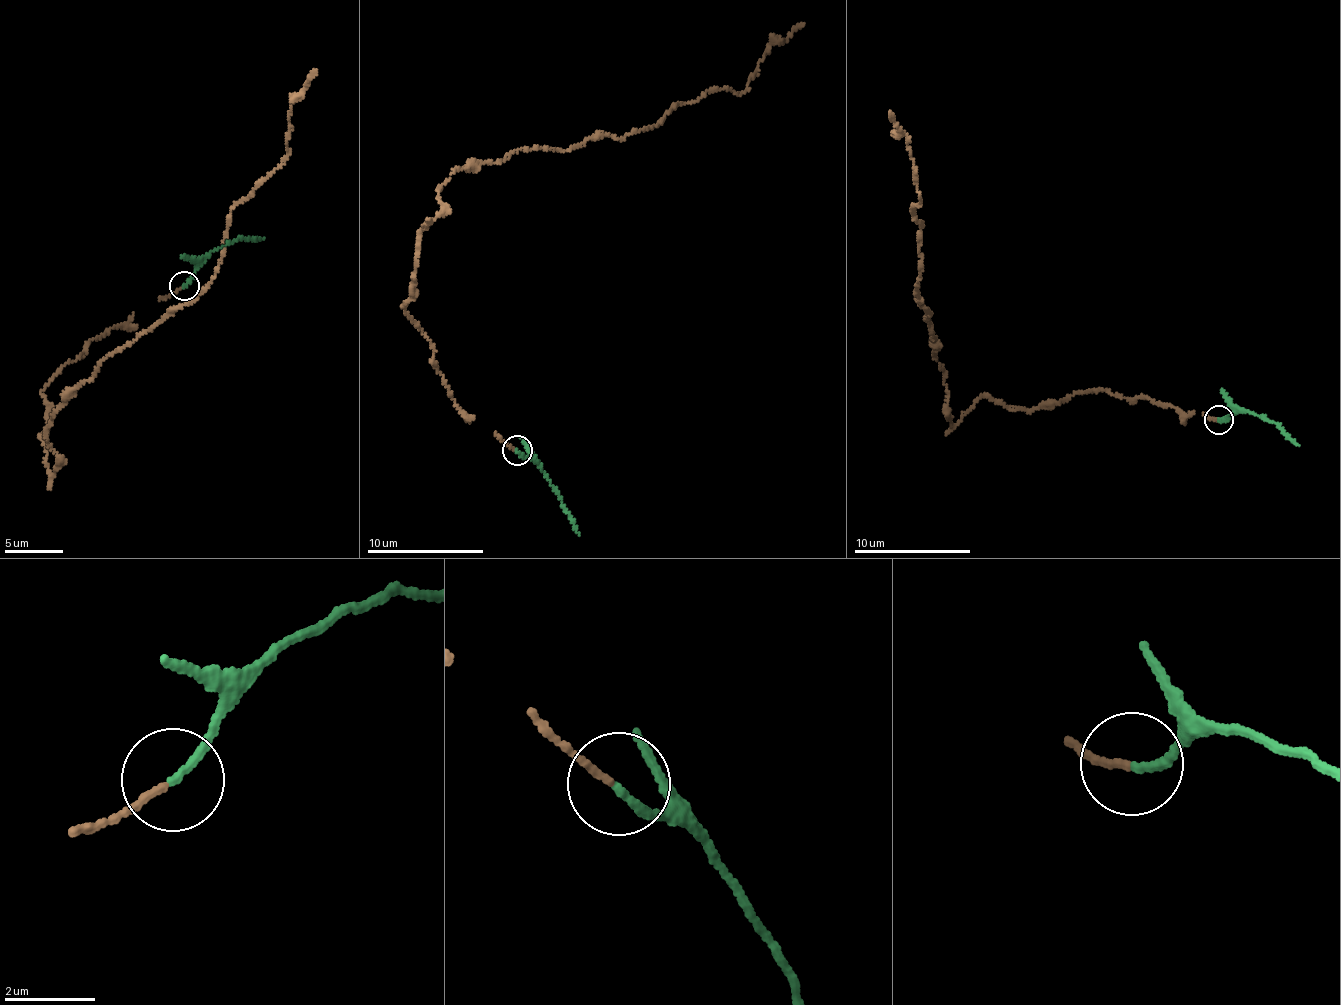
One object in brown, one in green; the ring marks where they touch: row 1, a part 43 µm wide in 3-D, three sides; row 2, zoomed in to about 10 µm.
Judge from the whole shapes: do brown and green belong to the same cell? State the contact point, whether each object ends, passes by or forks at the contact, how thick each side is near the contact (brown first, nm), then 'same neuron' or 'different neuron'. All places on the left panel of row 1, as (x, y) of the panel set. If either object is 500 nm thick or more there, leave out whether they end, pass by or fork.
at (184, 286); brown ends there; green ends there; 140 nm thick on the brown side, 160 nm on the other; different neuron

